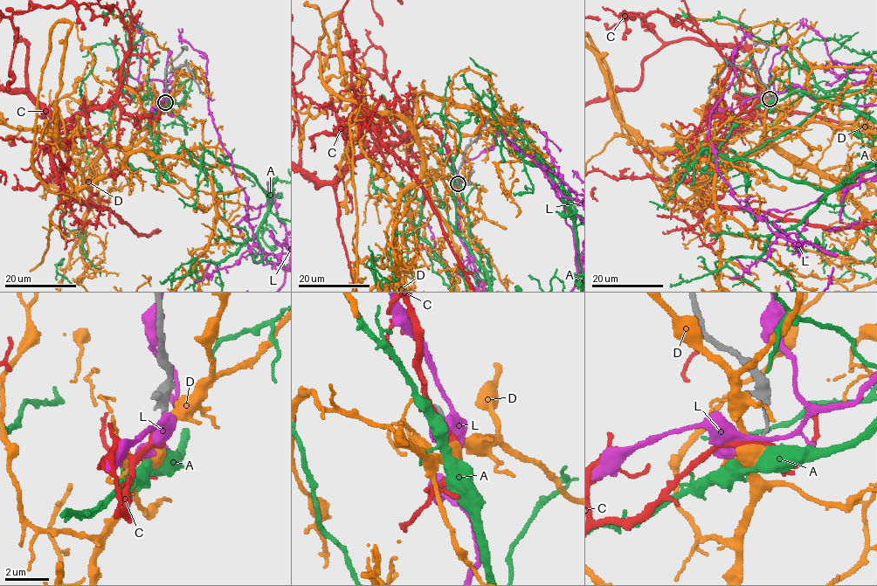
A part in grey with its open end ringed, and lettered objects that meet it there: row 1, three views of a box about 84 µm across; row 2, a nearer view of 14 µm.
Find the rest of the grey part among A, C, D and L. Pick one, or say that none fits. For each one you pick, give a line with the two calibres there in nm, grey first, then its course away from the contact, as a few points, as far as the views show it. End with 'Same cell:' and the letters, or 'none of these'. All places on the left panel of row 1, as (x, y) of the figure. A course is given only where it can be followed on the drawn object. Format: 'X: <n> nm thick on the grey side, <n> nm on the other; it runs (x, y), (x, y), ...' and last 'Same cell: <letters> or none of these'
A: 150 nm thick on the grey side, 480 nm on the other
Same cell: A

